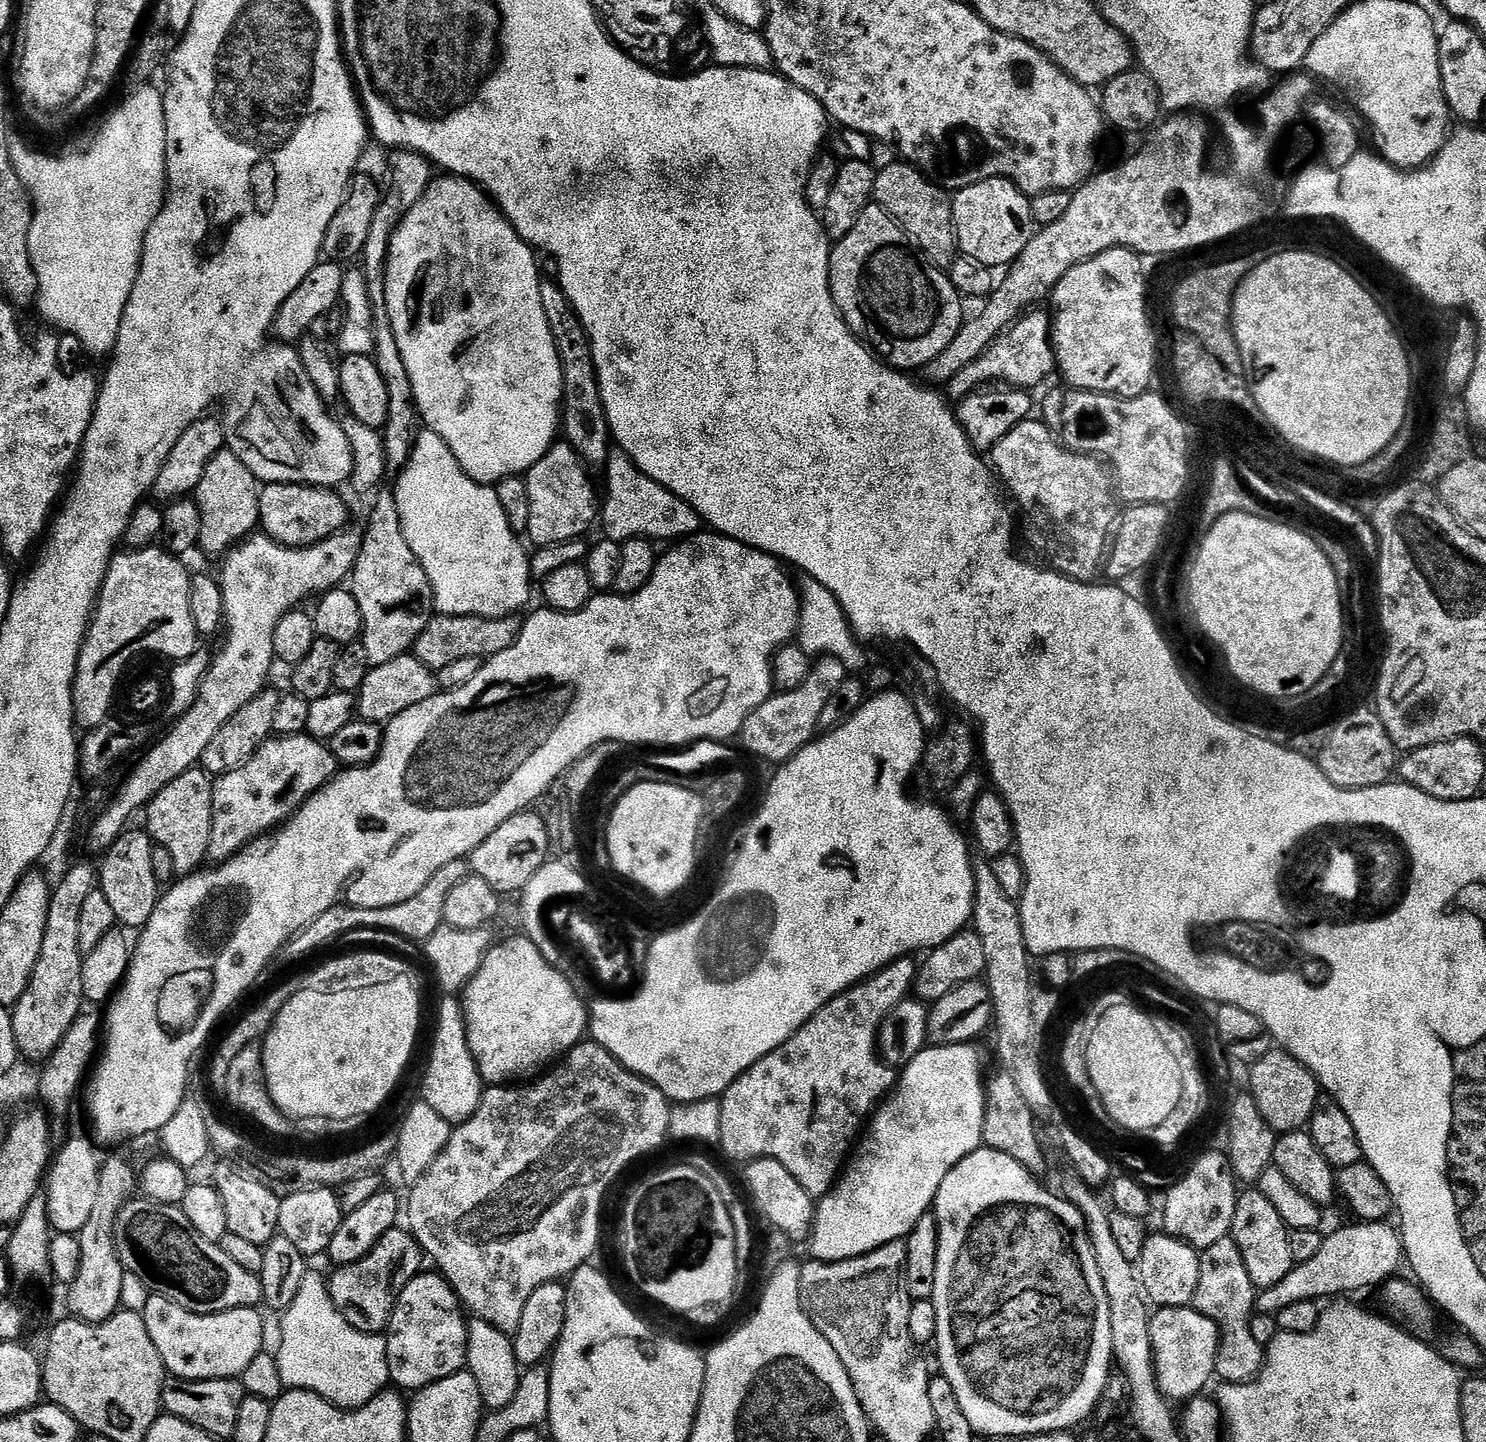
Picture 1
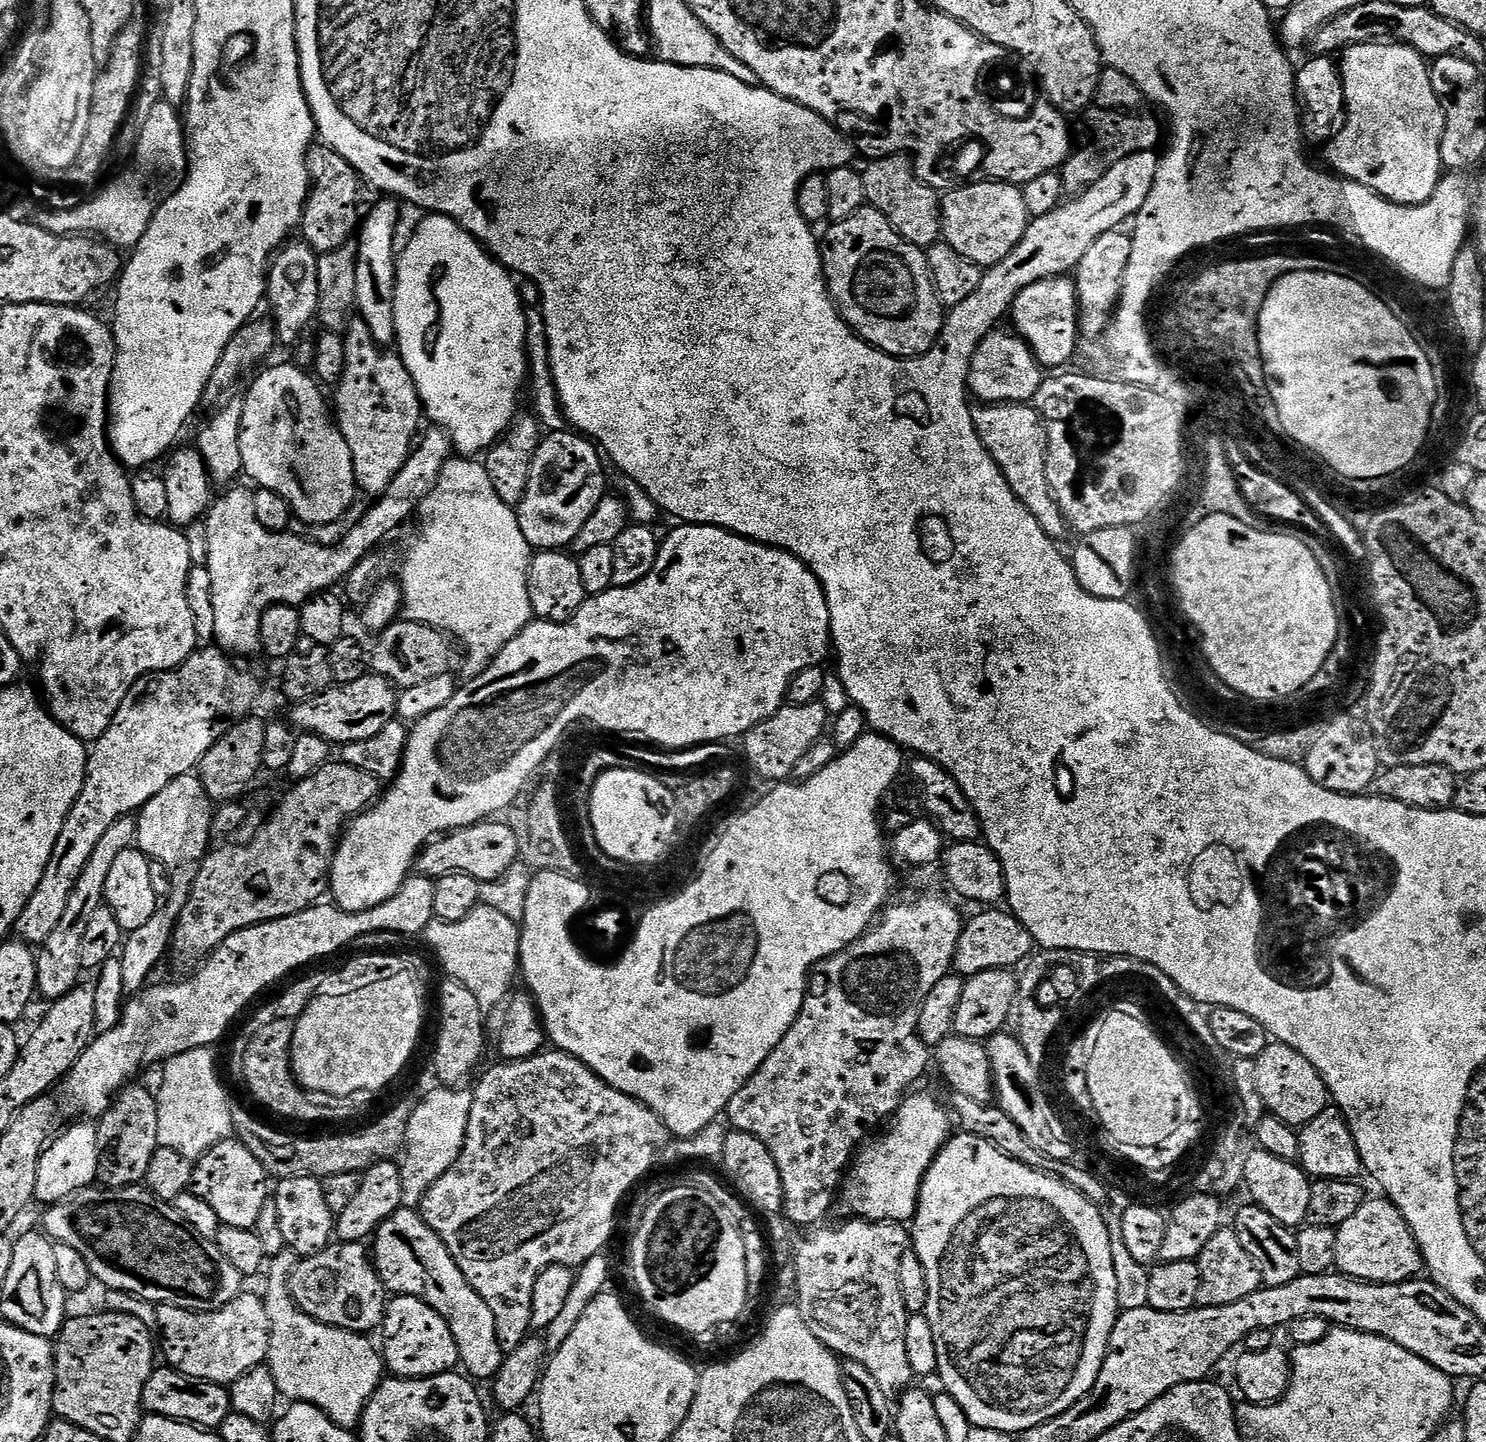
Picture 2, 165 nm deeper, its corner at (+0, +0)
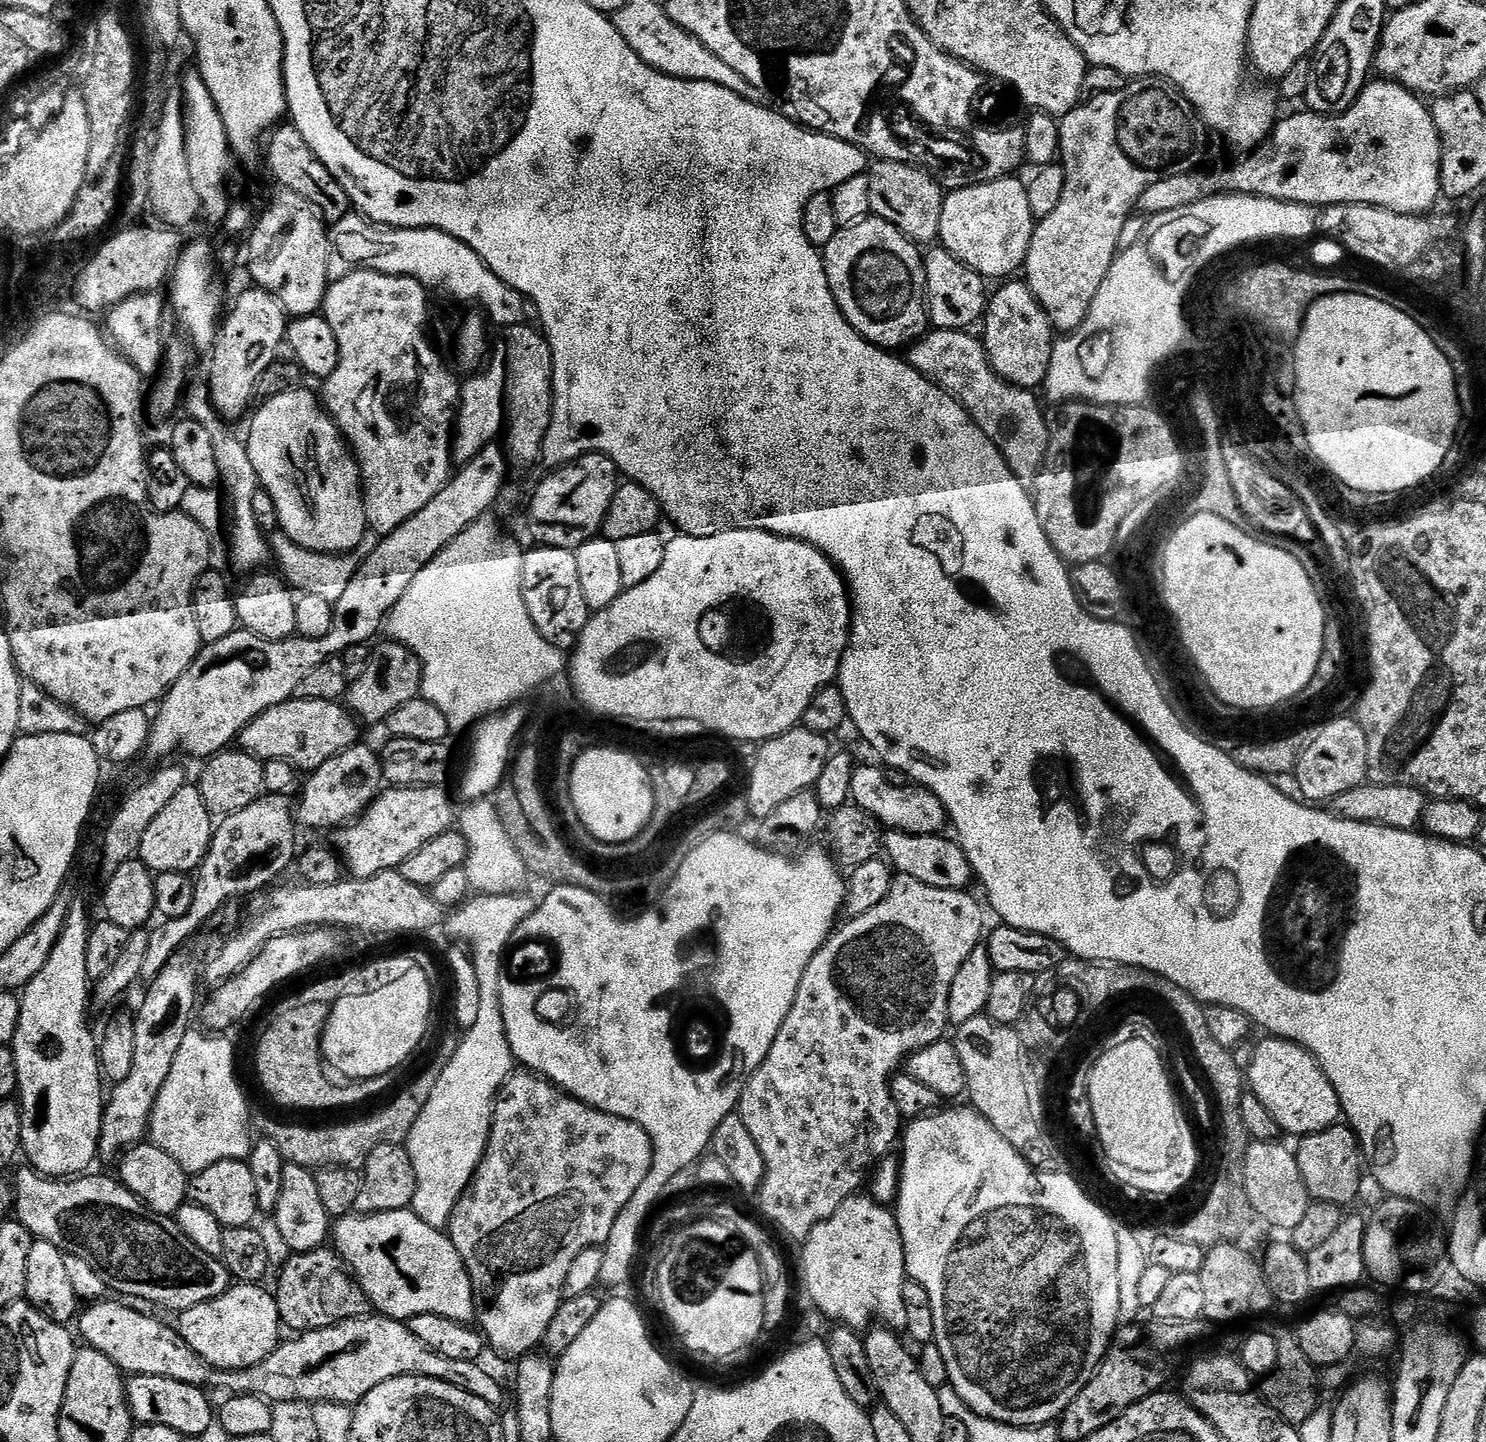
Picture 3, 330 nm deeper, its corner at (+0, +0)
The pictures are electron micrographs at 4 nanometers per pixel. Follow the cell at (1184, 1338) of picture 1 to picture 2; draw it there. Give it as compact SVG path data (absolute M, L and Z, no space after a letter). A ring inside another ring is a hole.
M1365 1199L1358 1214L1354 1214L1354 1218L1346 1218L1346 1222L1336 1229L1336 1268L1343 1275L1363 1280L1365 1284L1400 1284L1403 1280L1419 1277L1422 1272L1420 1247L1406 1218L1402 1218L1391 1200L1379 1199Z

